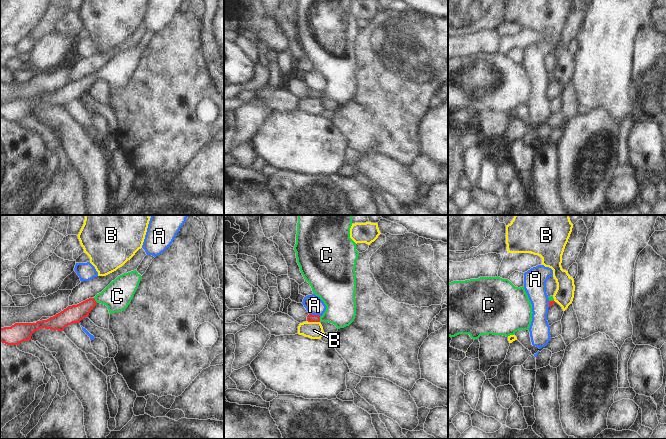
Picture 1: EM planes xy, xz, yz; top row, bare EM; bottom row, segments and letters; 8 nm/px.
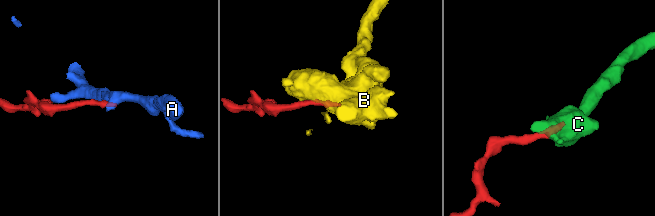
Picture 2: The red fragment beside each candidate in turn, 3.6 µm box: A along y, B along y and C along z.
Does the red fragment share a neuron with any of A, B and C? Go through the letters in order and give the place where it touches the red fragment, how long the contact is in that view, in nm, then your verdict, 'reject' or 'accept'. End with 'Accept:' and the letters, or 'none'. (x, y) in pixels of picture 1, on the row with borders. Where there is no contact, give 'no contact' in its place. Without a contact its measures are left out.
A: xz (314, 315) | 90 nm | reject
B: xz (313, 321) | 110 nm | reject
C: xy (94, 300) | 50 nm | accept
Accept: C

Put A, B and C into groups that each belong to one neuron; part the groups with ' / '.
A / B / C

